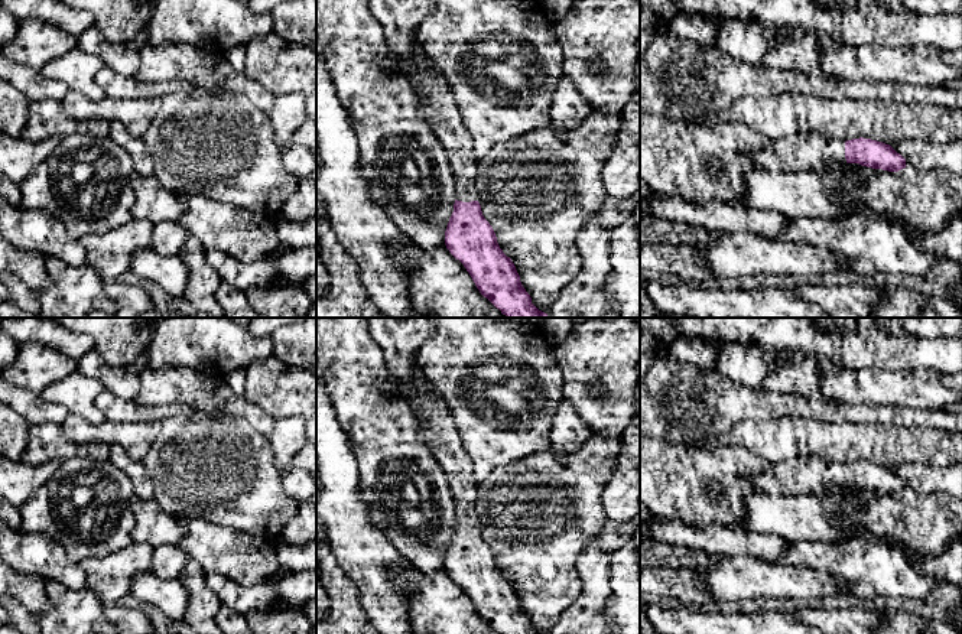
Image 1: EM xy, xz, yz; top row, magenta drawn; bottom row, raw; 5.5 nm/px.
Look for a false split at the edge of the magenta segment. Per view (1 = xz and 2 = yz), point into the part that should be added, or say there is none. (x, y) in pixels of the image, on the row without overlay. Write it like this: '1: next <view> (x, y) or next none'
1: next xz (436, 425)
2: next yz (811, 474)

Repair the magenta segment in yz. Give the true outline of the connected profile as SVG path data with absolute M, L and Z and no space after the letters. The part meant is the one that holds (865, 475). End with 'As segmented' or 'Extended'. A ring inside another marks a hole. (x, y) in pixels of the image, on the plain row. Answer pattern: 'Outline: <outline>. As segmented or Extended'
Outline: M818 453L771 464L763 475L753 479L753 485L764 494L806 494L819 498L831 495L836 487L858 487L888 495L907 490L906 482L890 468L864 461L845 464Z. Extended

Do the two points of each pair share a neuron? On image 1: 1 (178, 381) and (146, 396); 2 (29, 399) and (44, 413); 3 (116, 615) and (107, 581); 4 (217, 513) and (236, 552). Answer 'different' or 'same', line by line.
1: same
2: same
3: different
4: different

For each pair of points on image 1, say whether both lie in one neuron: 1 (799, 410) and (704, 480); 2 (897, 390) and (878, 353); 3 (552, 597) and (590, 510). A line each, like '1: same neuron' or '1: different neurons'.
1: different neurons
2: different neurons
3: same neuron

